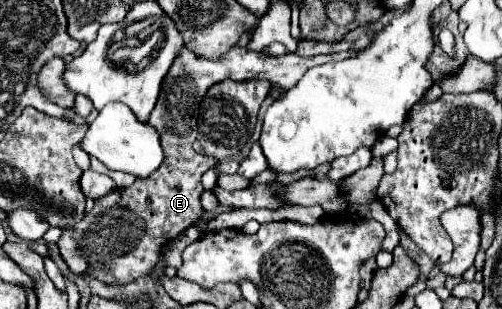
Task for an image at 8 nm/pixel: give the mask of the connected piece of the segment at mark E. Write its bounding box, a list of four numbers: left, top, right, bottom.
[58,46,360,284]

